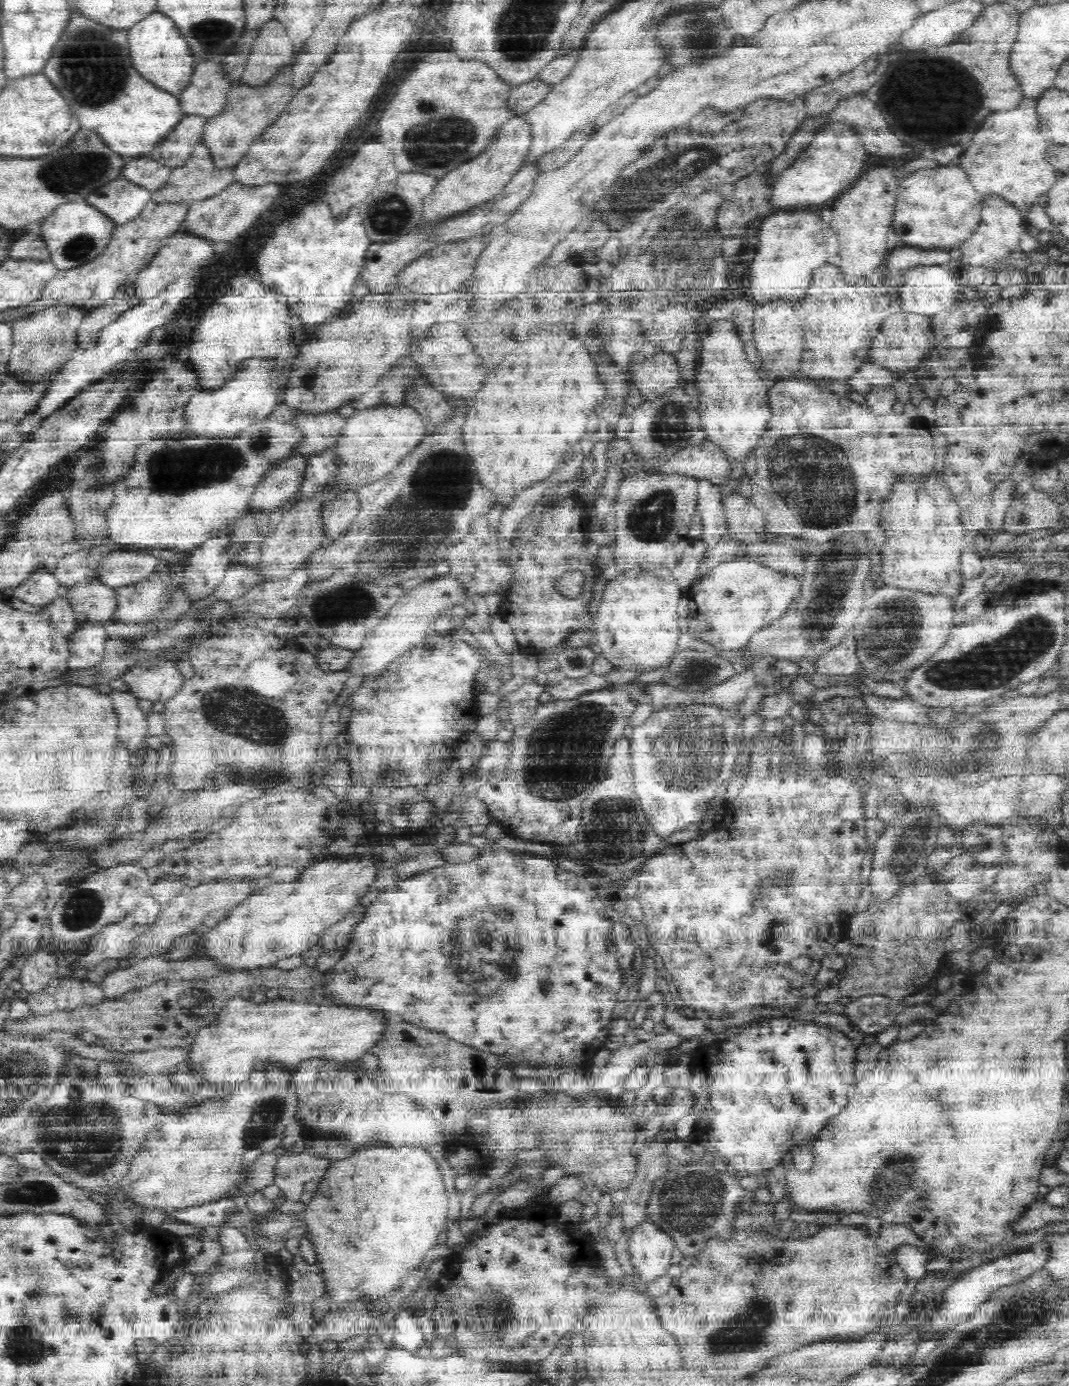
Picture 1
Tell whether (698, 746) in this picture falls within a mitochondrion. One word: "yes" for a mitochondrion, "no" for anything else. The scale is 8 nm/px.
yes

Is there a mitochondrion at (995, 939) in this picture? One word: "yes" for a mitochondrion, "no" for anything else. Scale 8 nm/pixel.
no

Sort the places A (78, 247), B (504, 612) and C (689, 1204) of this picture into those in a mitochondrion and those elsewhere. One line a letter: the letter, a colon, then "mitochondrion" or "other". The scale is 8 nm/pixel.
A: mitochondrion
B: other
C: mitochondrion

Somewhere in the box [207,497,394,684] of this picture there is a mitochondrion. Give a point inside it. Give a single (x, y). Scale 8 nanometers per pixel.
(344, 603)

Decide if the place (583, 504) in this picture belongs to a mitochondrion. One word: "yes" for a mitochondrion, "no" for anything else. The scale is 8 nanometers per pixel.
no

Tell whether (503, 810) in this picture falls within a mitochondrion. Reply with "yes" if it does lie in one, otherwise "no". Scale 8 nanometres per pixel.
no

